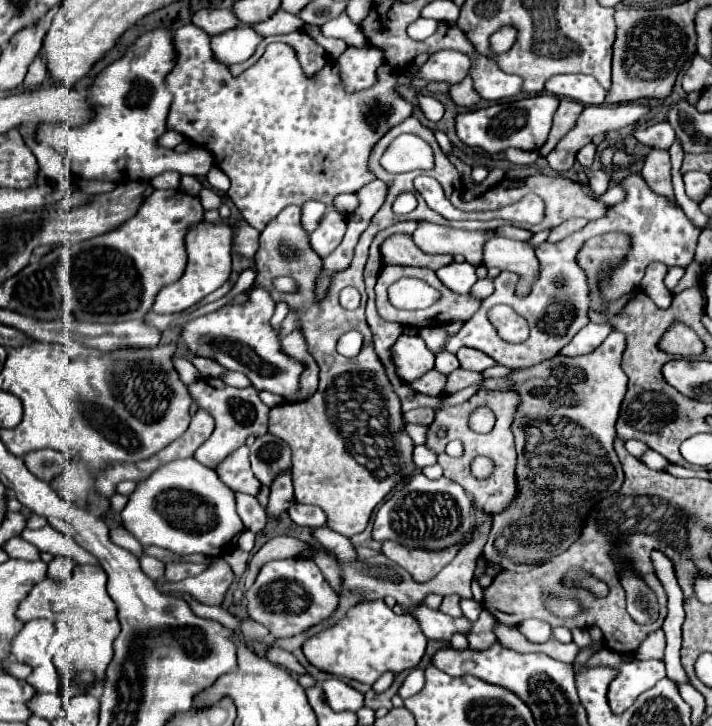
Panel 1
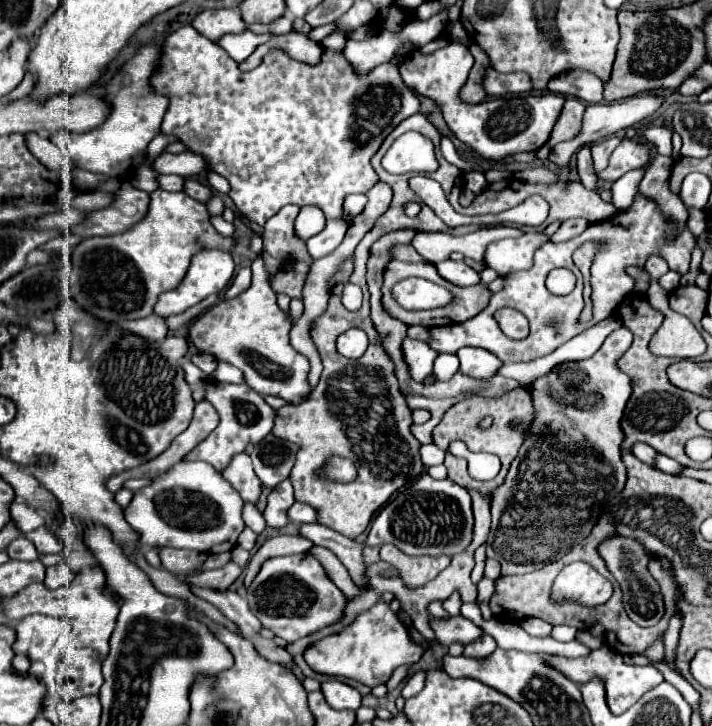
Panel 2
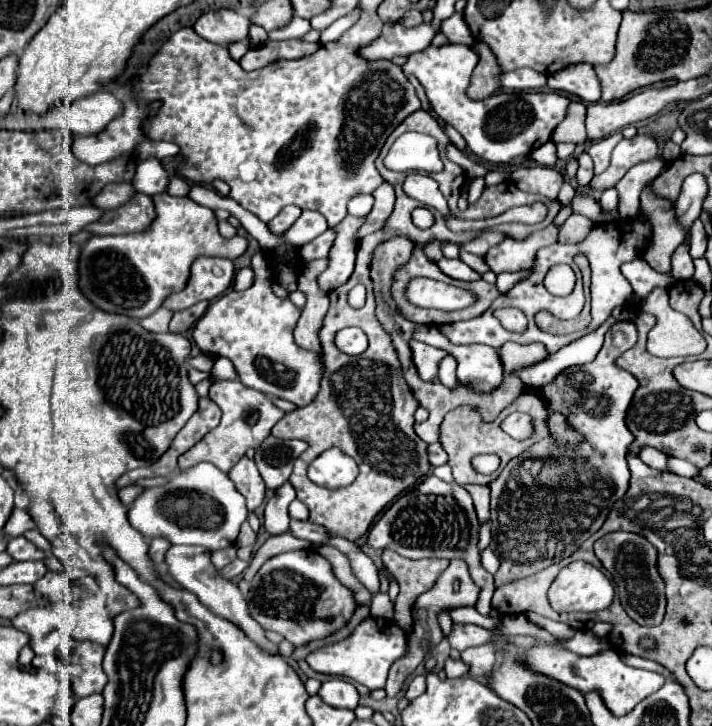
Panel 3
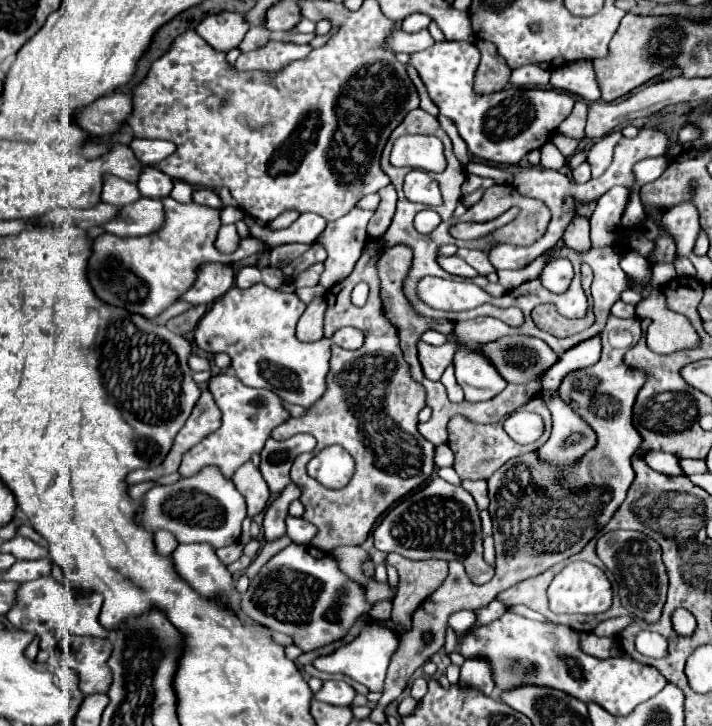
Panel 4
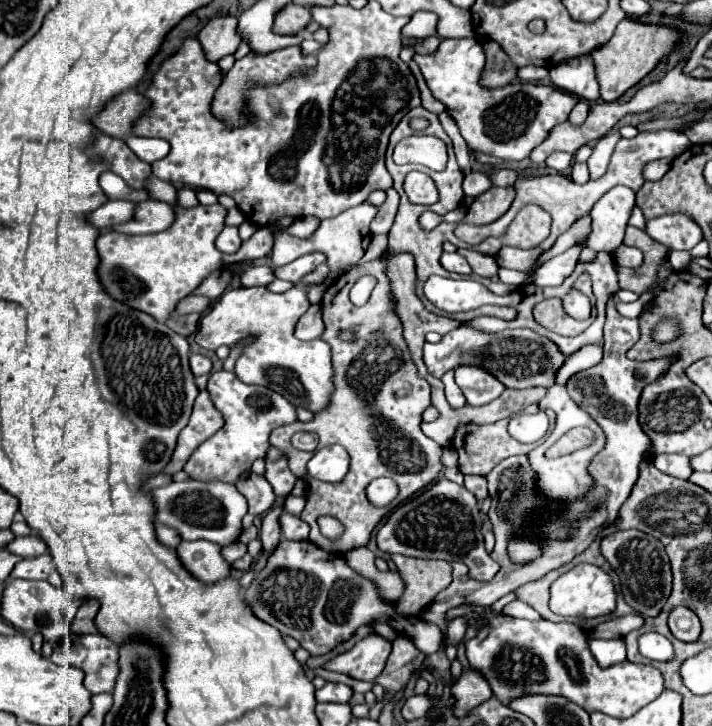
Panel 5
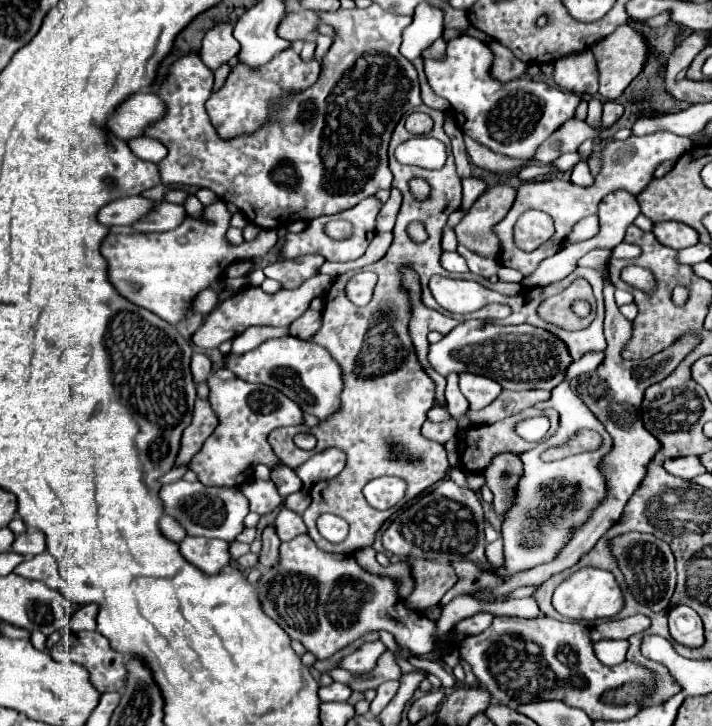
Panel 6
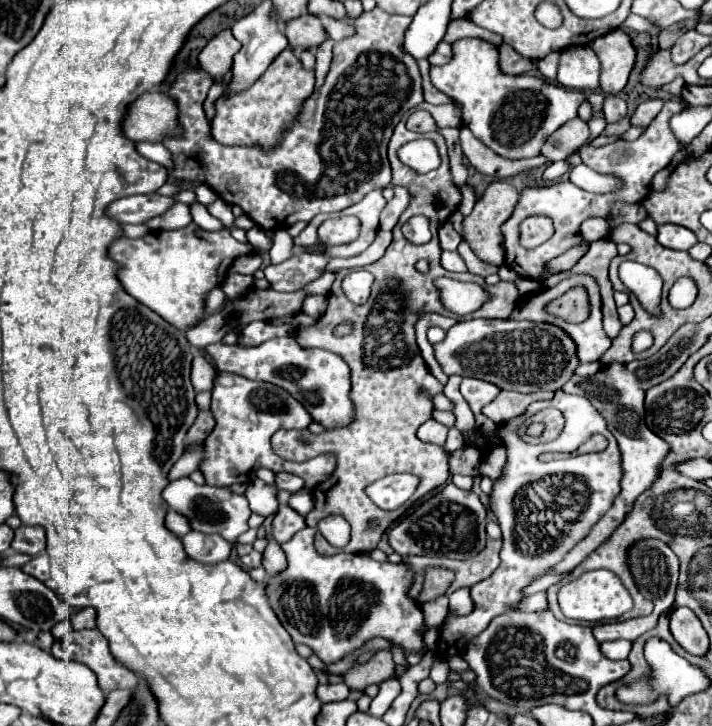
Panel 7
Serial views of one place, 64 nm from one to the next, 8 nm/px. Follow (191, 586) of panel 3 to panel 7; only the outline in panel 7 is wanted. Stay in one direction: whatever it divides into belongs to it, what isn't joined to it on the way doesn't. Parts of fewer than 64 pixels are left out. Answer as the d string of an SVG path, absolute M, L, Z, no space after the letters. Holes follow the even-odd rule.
M190 530L188 536L182 538L182 542L184 542L184 550L188 552L188 556L204 564L222 562L230 556L230 550L232 550L232 544L226 542L222 536L204 534L196 530Z

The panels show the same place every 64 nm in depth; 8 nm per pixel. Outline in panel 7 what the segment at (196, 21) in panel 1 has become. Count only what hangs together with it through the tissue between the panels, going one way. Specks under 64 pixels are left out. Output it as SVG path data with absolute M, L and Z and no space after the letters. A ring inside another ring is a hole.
M220 32L220 36L212 38L206 48L200 52L198 62L206 74L214 80L222 78L232 68L232 58L240 50L240 42L232 36L232 32Z

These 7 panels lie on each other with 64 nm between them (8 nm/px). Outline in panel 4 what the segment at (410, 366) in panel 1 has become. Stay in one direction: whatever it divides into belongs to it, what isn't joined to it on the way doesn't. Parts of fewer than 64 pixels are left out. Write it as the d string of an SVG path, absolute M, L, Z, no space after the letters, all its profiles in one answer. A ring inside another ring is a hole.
M454 334L448 336L446 344L430 346L426 342L418 342L418 358L424 368L424 376L430 380L440 380L442 372L454 362L454 354L462 344Z

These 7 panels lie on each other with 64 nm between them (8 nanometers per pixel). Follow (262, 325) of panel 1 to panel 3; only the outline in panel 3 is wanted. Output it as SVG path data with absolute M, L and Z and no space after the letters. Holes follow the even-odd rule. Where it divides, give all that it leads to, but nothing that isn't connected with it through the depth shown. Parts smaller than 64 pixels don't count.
M256 252L252 258L256 280L248 290L228 290L212 302L206 314L194 326L196 346L210 356L226 356L232 360L238 378L244 386L256 388L268 396L284 398L298 406L310 404L320 392L324 372L322 352L304 350L294 342L294 326L300 318L300 308L286 296L278 298L268 282L270 252Z

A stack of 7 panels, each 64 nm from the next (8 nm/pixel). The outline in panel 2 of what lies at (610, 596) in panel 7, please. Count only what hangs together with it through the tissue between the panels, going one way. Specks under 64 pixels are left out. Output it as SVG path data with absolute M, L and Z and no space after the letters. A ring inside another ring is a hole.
M572 562L562 568L552 586L554 602L576 602L588 608L606 604L612 584L586 562Z

